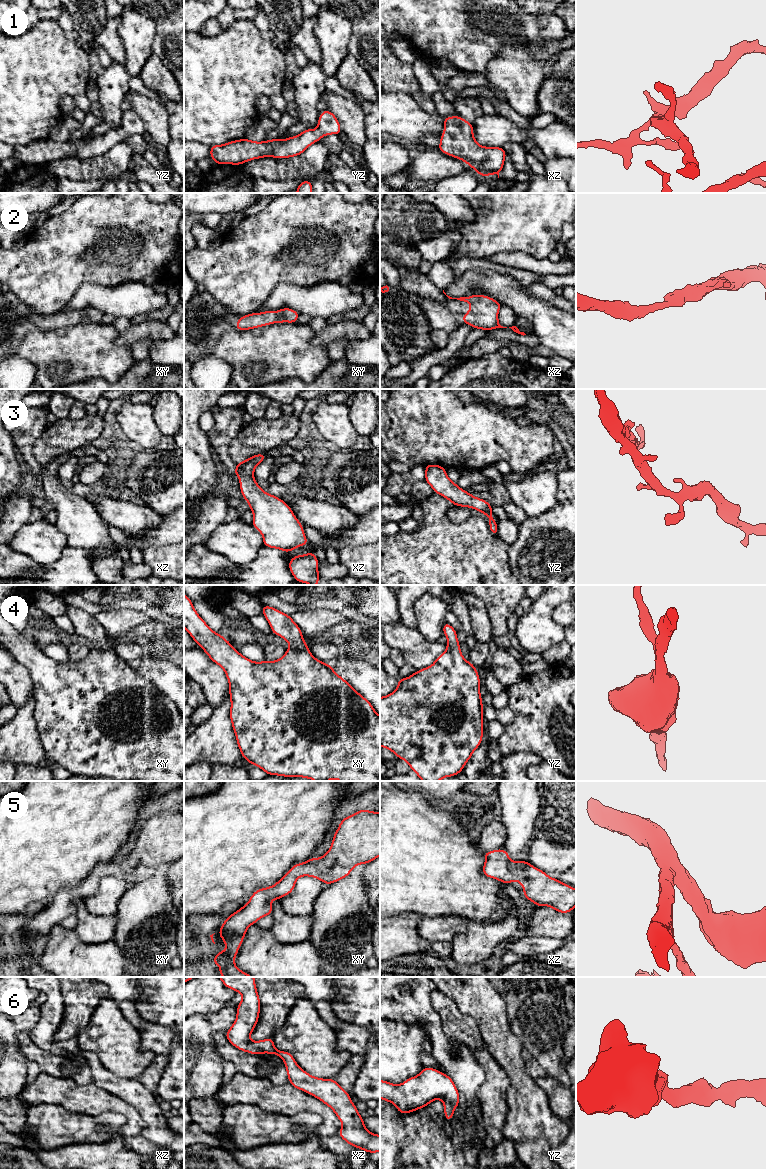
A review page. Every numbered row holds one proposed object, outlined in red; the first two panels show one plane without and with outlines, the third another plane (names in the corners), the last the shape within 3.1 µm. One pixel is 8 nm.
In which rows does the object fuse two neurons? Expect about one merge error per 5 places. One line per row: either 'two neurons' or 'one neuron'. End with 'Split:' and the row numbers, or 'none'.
1: one neuron
2: one neuron
3: one neuron
4: one neuron
5: one neuron
6: one neuron
Split: none

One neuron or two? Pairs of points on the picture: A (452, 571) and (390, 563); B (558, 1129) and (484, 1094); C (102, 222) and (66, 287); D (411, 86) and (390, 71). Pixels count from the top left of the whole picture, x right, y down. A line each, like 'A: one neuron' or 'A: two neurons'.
A: one neuron
B: two neurons
C: one neuron
D: one neuron

